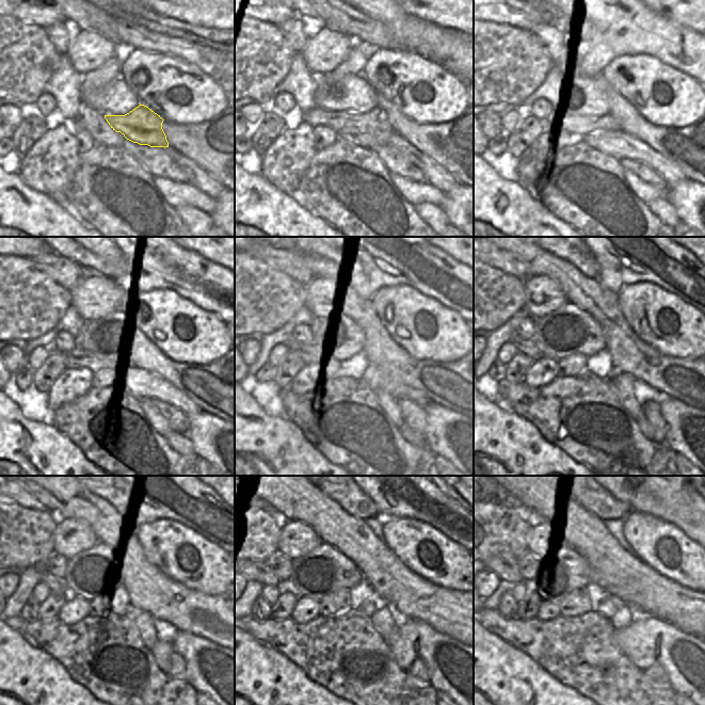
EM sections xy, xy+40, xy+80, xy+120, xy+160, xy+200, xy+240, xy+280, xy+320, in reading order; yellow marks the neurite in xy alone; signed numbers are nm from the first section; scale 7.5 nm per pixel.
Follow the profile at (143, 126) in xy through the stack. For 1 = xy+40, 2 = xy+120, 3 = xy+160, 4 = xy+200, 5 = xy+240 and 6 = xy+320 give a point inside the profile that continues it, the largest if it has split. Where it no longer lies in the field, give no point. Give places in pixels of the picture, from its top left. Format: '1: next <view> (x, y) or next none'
1: next xy+40 (375, 121)
2: next xy+120 (95, 362)
3: next xy+160 (309, 356)
4: next xy+200 (531, 346)
5: next xy+240 (55, 585)
6: next xy+320 (508, 571)

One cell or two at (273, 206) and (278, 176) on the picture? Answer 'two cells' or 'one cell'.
two cells

